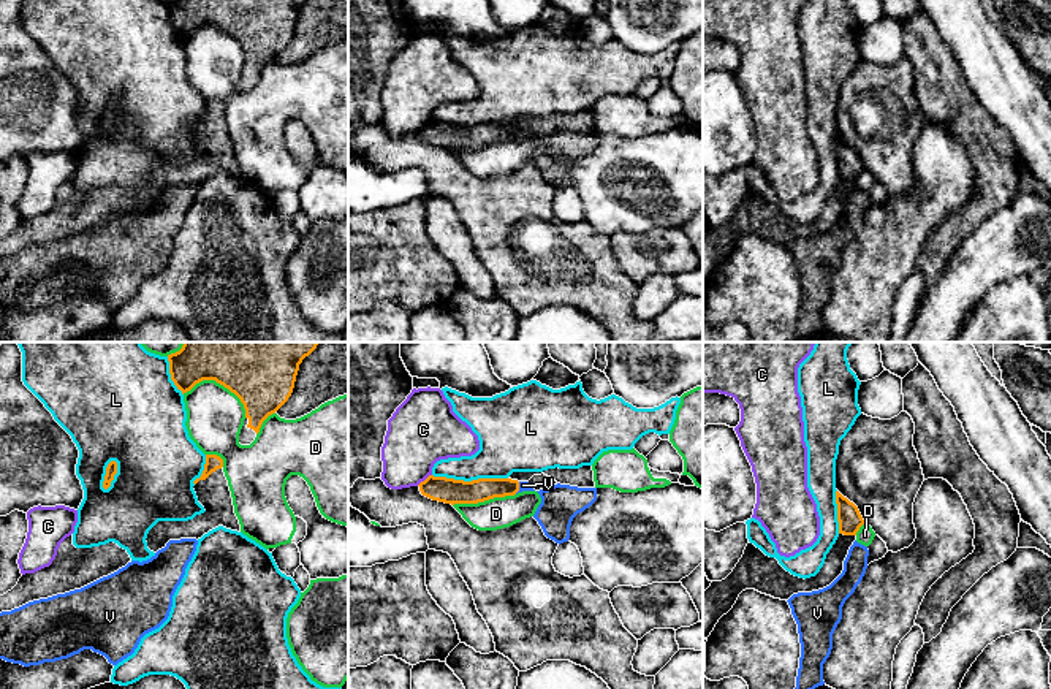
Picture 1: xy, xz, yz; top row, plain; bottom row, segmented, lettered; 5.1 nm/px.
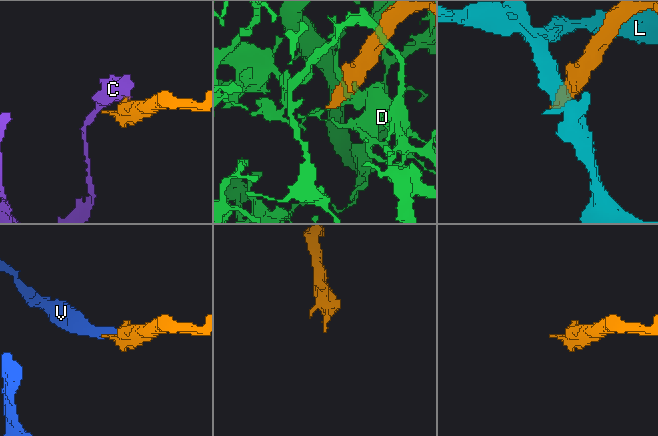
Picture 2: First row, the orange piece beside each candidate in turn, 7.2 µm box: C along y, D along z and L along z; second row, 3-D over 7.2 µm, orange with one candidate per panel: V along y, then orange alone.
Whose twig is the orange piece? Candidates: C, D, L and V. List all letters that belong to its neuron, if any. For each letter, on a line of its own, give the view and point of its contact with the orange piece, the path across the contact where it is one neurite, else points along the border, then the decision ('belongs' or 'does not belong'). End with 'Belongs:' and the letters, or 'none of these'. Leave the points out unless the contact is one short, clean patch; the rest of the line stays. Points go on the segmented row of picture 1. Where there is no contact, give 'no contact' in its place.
C: meets orange in xz at (424, 480); does not belong
D: meets orange in xy at (220, 384); does not belong
L: meets orange in xz at (472, 480); does not belong
V: meets orange in xz at (518, 488); border along xz (519, 482), (519, 488), (515, 493); does not belong
Belongs: none of these

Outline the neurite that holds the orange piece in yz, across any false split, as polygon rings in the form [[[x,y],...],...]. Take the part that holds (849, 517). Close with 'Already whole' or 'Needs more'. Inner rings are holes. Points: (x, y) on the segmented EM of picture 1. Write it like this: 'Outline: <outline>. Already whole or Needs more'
Outline: [[[836,491],[839,537],[815,577],[799,578],[787,572],[776,558],[766,556],[747,543],[733,572],[722,581],[712,581],[703,592],[703,638],[708,638],[719,619],[736,603],[746,589],[755,589],[774,599],[788,600],[798,592],[812,592],[829,586],[844,570],[844,561],[864,524],[858,507]]]. Needs more

